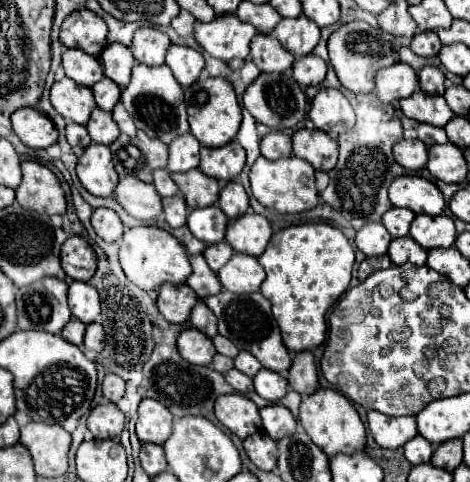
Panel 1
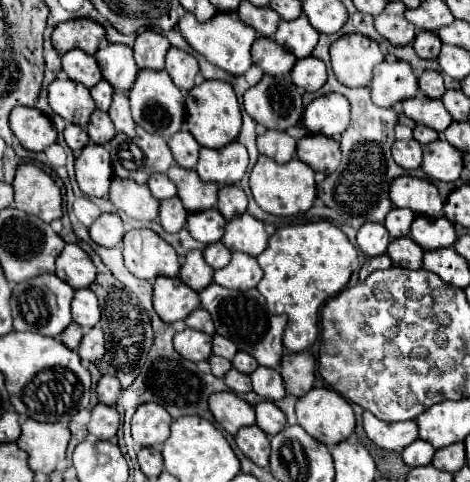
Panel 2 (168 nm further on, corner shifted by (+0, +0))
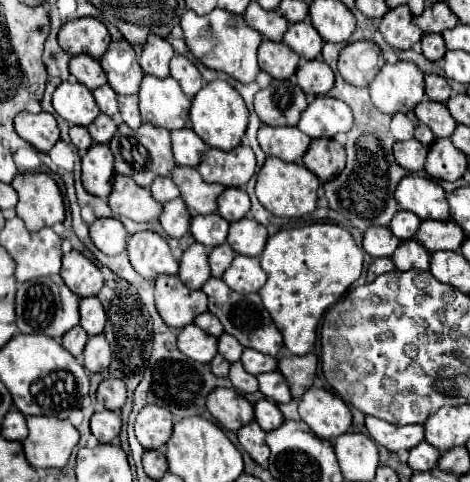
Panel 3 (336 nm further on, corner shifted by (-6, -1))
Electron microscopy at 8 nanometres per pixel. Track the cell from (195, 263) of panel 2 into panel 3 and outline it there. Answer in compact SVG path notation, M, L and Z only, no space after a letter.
M195 242L183 252L179 260L179 278L191 290L199 290L205 284L205 280L211 278L209 264L207 264L207 252L203 244Z

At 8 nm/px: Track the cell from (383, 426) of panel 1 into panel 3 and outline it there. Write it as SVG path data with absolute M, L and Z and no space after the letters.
M367 416L365 418L365 426L369 430L369 436L385 446L391 452L399 452L399 450L411 450L413 446L423 442L423 426L421 424L407 424L407 426L397 426L397 424L389 424L383 422L379 418Z

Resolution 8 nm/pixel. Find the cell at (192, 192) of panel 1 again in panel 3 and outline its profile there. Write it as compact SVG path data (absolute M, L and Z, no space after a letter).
M175 166L171 172L175 186L191 216L207 216L217 212L217 196L225 190L221 184L207 184L197 168Z

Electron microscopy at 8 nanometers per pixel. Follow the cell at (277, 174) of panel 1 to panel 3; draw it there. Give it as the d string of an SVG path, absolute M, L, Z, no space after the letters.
M269 156L257 174L255 194L271 214L295 218L305 216L317 208L317 188L319 180L301 162L283 162L275 156Z

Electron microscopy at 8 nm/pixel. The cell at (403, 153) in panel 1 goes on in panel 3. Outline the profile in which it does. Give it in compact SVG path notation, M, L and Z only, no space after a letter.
M417 140L395 142L393 152L395 152L395 160L401 168L405 168L409 172L423 170L423 164L427 158L427 146L423 146L421 142L417 142Z

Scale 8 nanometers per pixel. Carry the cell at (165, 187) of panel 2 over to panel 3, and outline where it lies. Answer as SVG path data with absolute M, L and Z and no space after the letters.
M169 176L167 178L155 178L151 184L151 194L157 202L165 204L173 198L179 198L179 188L173 184L173 180Z

